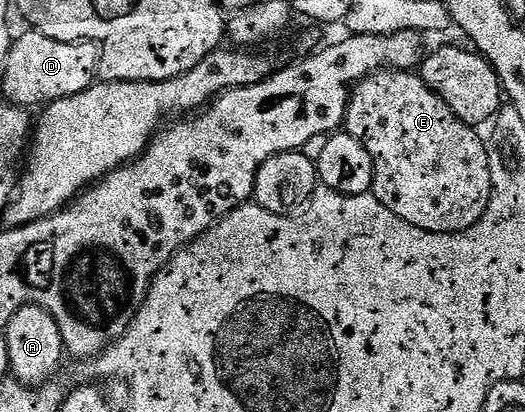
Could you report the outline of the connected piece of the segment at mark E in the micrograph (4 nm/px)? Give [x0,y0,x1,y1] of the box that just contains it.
[344,69,492,235]

